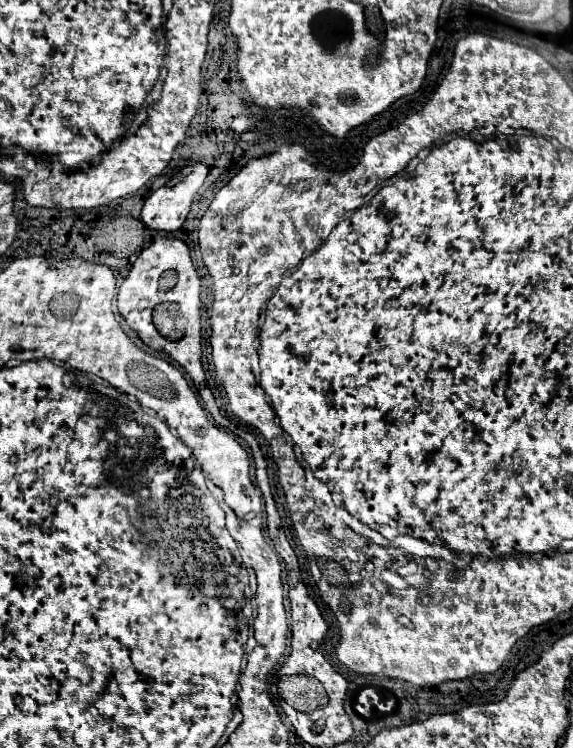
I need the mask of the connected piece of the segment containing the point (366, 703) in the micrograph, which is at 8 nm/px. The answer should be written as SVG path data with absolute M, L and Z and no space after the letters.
M362 688L355 699L354 709L362 718L369 718L369 720L374 718L376 710L379 714L389 714L396 709L397 703L392 694L388 694L388 697L389 703L385 701L377 689Z

